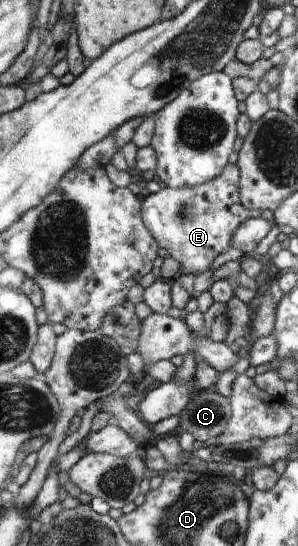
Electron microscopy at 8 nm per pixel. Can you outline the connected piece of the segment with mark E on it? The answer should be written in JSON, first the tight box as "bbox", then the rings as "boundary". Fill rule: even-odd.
{"bbox":[142,163,262,275],"boundary":[[[231,163],[217,179],[197,187],[175,188],[161,185],[156,193],[149,194],[143,199],[142,215],[147,228],[160,246],[167,250],[169,256],[181,264],[180,274],[185,272],[197,275],[209,270],[215,256],[221,252],[225,253],[225,250],[229,248],[237,228],[247,219],[261,217],[262,211],[248,209],[240,200],[240,176],[241,172],[238,165]]]}

